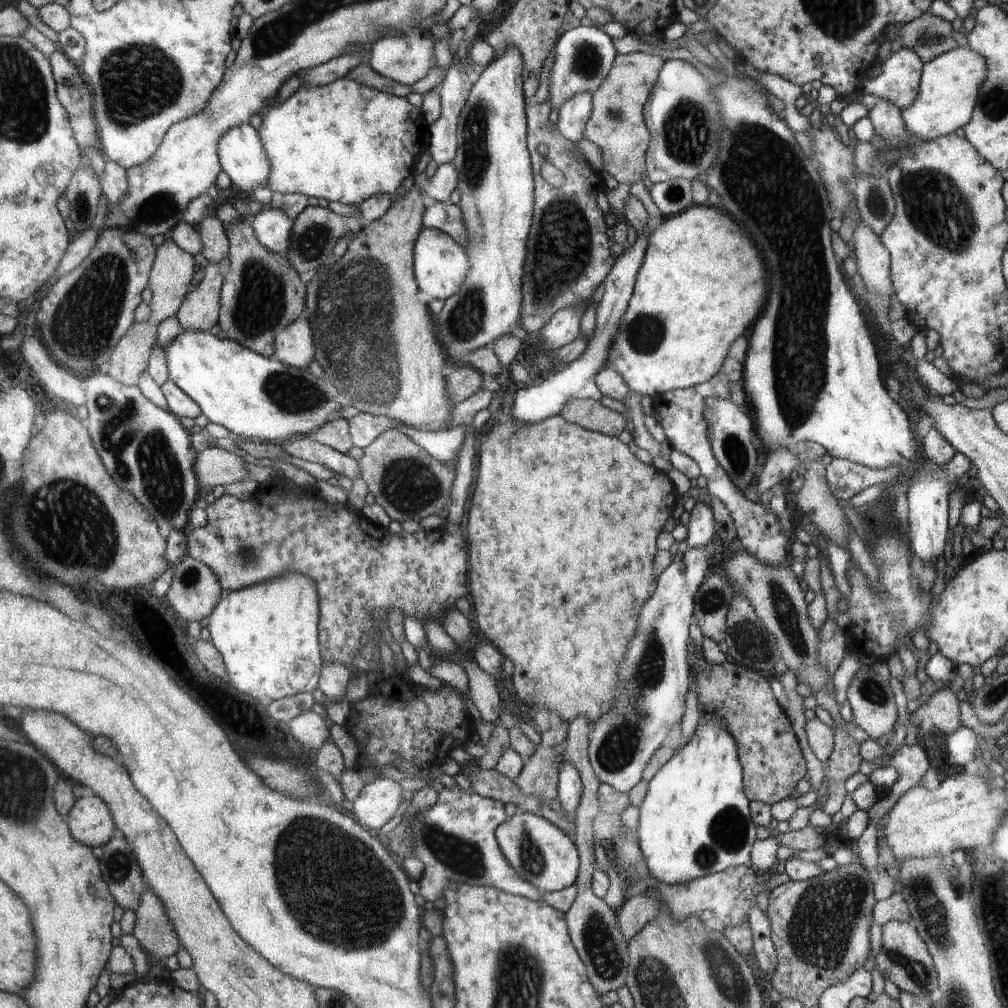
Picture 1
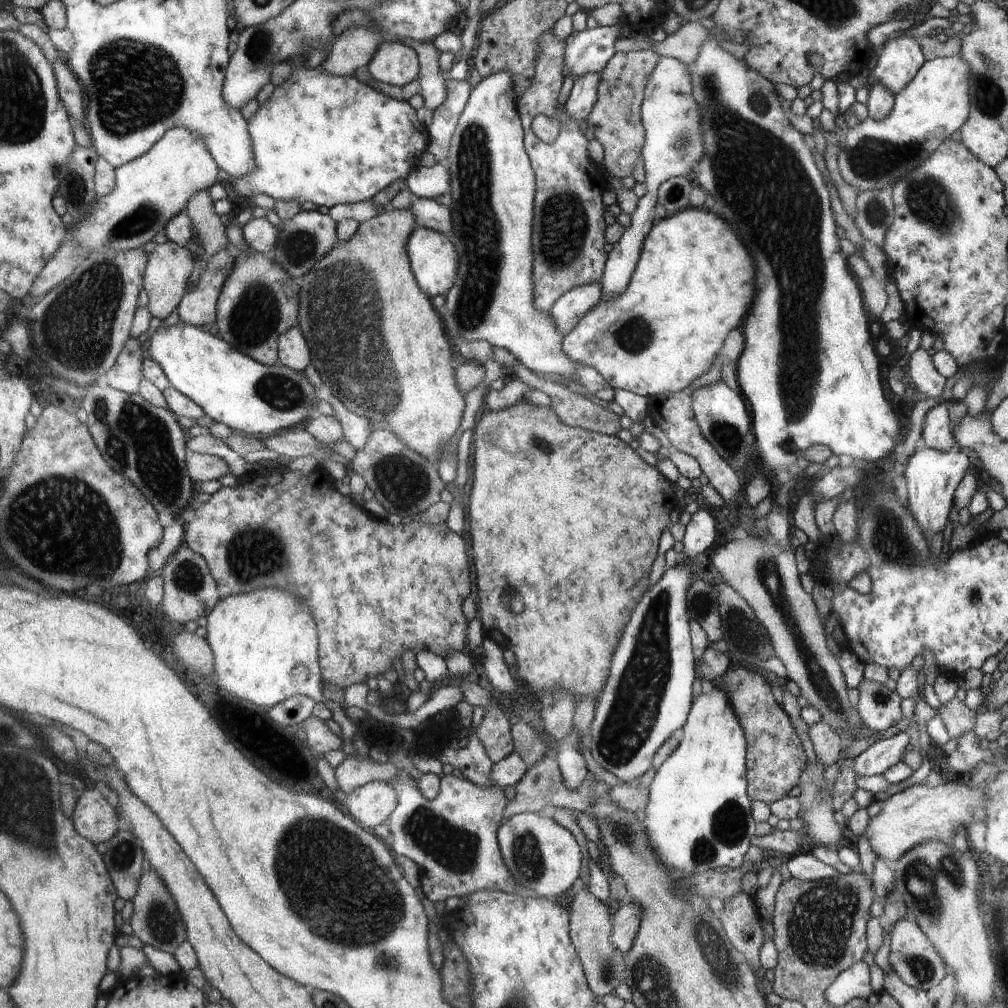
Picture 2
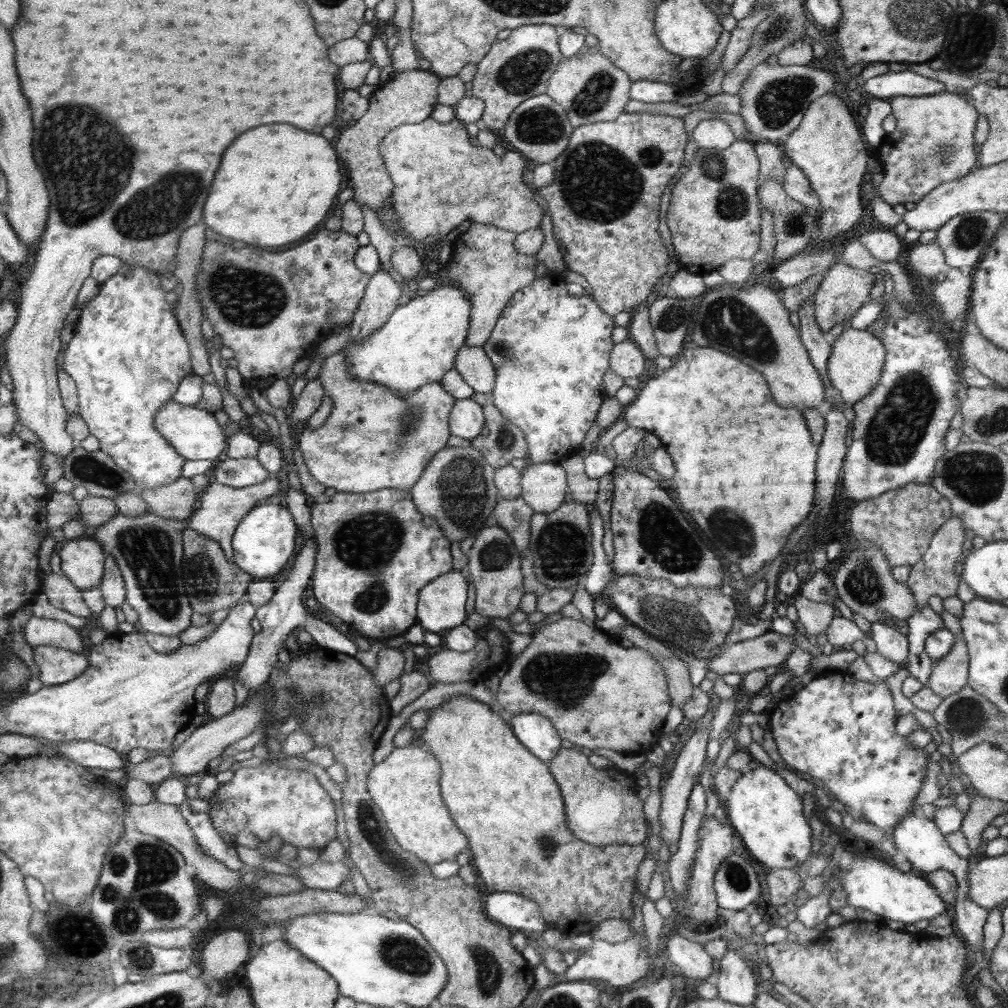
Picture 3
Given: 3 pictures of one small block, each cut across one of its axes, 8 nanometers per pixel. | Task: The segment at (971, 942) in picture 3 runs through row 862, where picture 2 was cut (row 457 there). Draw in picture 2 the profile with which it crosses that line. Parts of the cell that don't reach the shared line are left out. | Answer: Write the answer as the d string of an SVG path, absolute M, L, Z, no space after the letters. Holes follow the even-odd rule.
M918 447L914 455L912 455L905 464L904 469L900 469L907 482L907 489L909 494L908 508L911 512L912 518L919 524L922 536L931 542L934 534L941 533L947 526L948 517L953 509L953 496L960 481L964 478L966 471L971 466L972 458L968 456L964 450L958 448L950 450L946 453L938 452L934 449Z

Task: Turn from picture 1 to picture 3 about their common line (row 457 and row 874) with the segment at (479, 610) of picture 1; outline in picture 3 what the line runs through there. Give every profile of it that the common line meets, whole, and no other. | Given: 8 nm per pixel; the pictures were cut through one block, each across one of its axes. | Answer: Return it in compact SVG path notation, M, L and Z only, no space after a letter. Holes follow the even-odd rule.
M456 695L446 699L442 705L430 709L426 727L423 728L417 736L424 740L424 747L436 758L440 766L440 793L444 804L447 807L451 820L468 838L469 848L472 851L472 860L476 870L480 872L480 878L484 881L484 886L490 893L494 892L512 892L528 897L539 906L539 912L548 926L558 928L564 935L582 934L594 931L594 927L598 923L608 918L621 918L630 922L634 916L632 890L636 887L637 872L640 862L646 858L646 848L642 844L624 845L624 844L608 844L608 846L588 846L586 842L578 840L576 836L572 836L572 832L566 828L564 815L564 802L559 790L558 784L554 781L549 767L543 761L540 761L536 756L533 756L526 749L521 741L516 738L510 724L506 722L500 715L493 712L489 705L480 702L468 695Z

